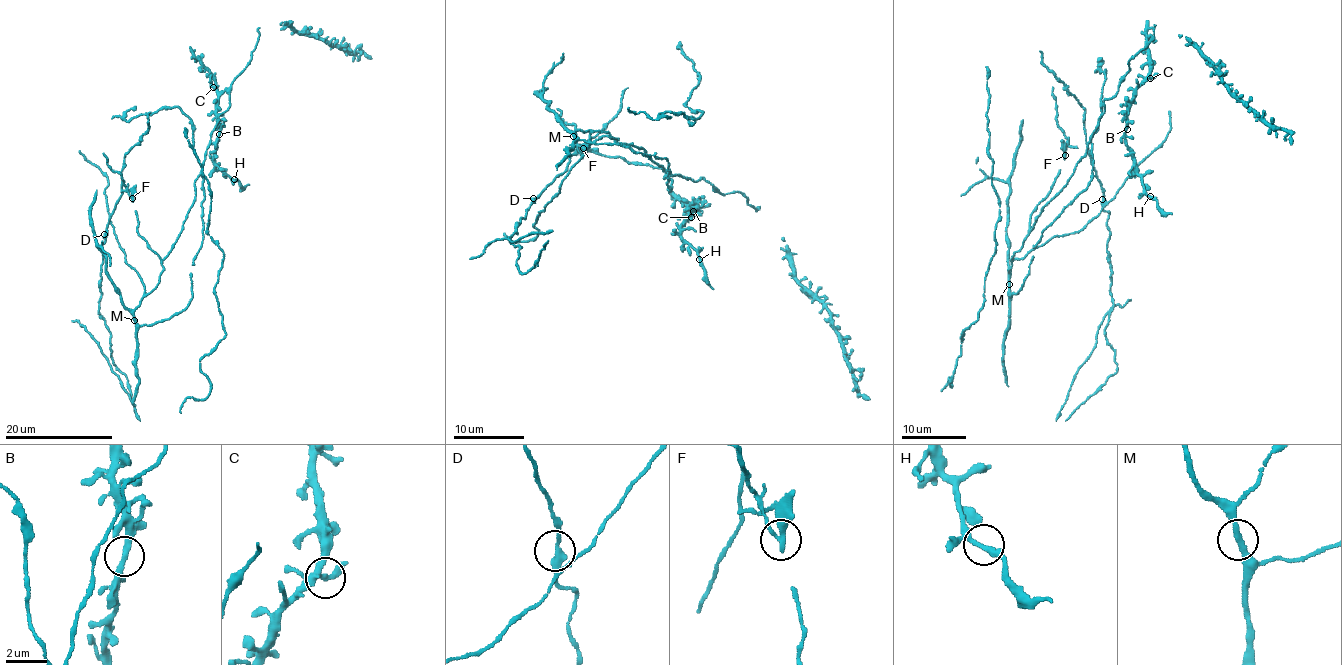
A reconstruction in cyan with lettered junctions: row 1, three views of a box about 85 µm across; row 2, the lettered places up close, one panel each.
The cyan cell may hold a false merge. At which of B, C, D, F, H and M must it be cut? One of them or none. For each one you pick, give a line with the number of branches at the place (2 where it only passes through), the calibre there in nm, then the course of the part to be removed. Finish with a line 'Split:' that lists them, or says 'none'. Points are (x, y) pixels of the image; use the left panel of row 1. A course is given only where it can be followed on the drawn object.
F: Branches: 2. Thickness 260 nm. Course of the part to remove: (132, 199), (121, 174), (111, 169), (102, 153)
Split: F

